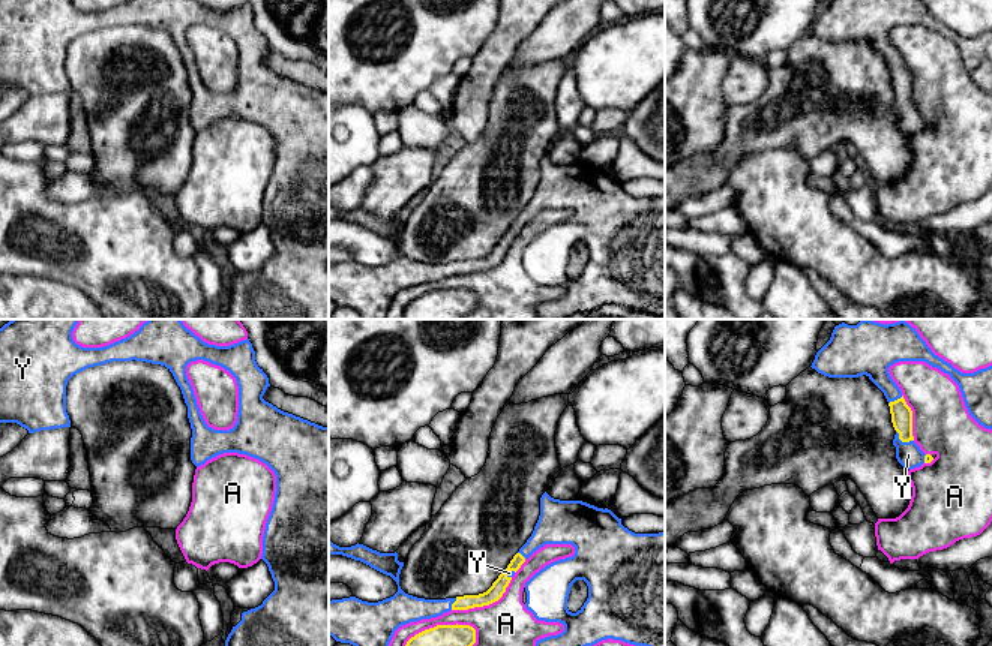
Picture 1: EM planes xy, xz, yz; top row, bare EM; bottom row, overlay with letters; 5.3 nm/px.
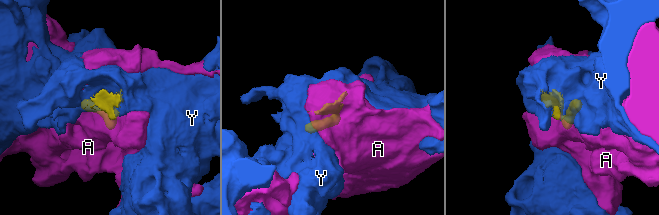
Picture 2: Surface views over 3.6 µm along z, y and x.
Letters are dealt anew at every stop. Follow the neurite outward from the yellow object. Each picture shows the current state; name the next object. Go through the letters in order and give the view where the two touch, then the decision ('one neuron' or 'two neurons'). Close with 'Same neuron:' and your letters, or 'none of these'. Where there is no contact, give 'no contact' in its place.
A: contact in xz; two neurons
Y: contact in yz; one neuron
Same neuron: Y

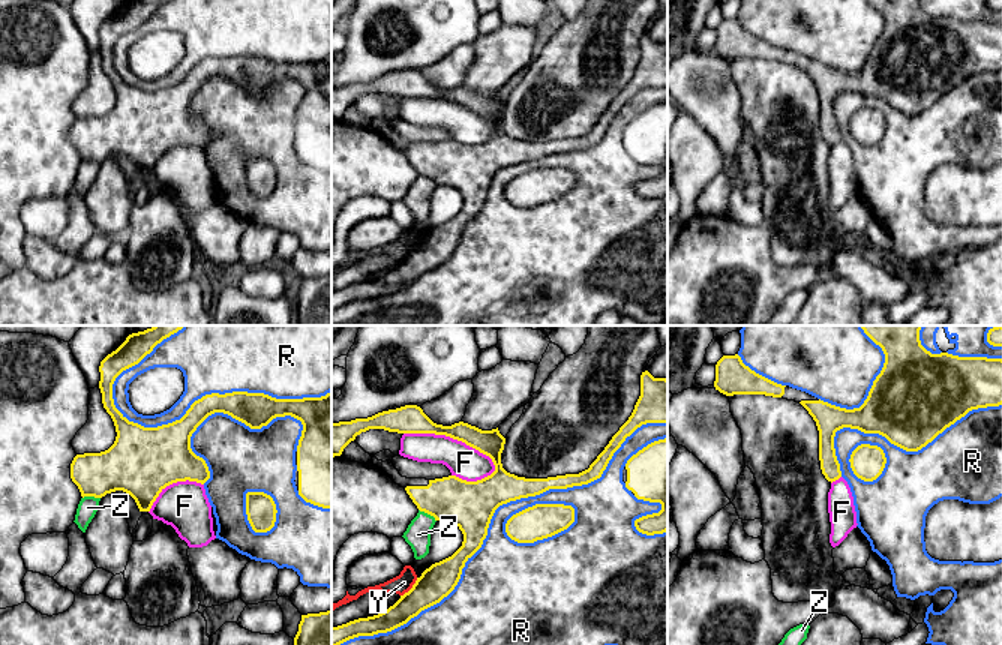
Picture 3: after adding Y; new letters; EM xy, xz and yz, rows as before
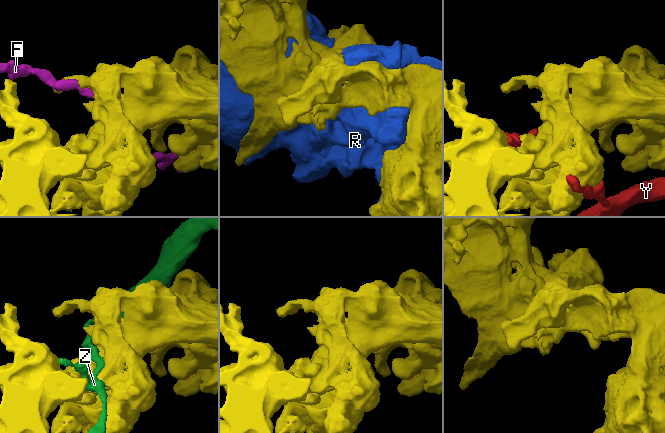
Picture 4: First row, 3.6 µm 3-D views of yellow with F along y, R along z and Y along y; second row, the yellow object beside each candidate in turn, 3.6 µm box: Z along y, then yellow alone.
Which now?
F: contact in xz; two neurons
R: contact in xz; two neurons
Y: contact in xz; two neurons
Z: contact in xz; two neurons
Same neuron: none of these

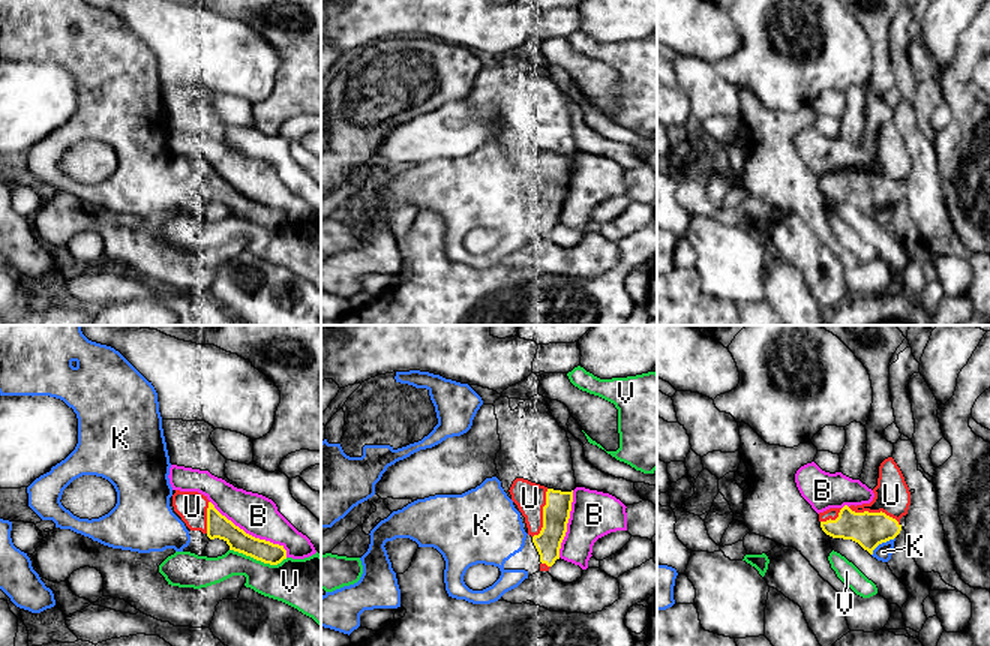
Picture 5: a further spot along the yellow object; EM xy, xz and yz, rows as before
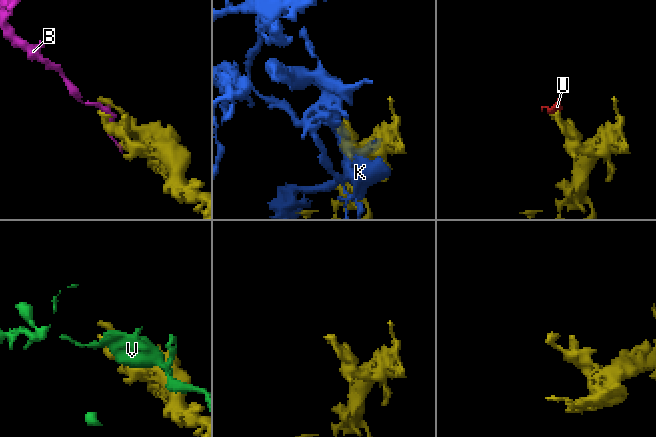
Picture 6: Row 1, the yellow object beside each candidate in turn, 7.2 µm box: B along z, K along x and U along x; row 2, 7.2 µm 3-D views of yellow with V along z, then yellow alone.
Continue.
B: contact in xy; two neurons
K: contact in yz; two neurons
U: contact in yz; one neuron
V: contact in xy; two neurons
Same neuron: U

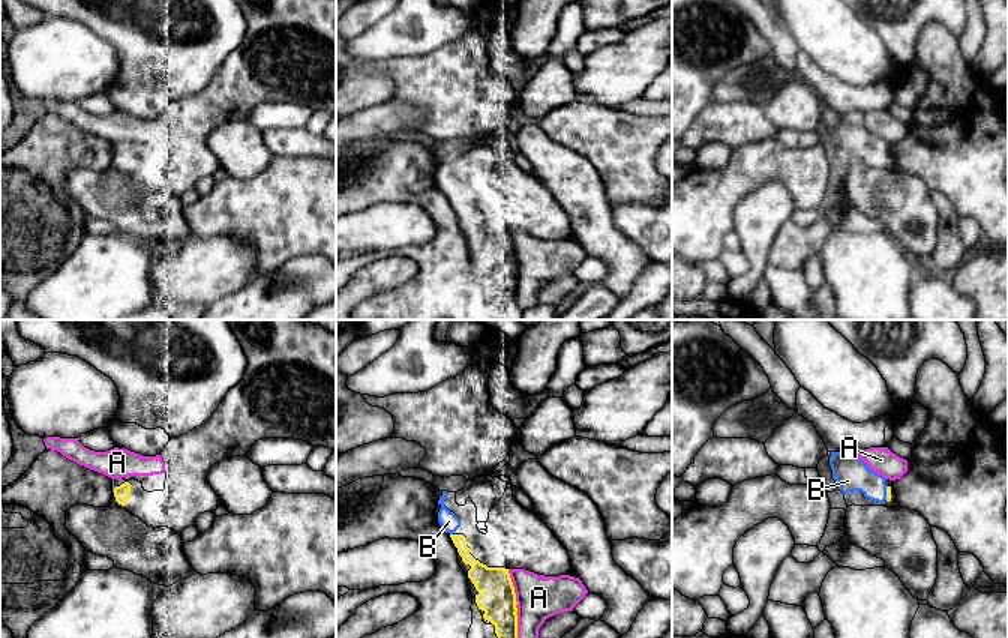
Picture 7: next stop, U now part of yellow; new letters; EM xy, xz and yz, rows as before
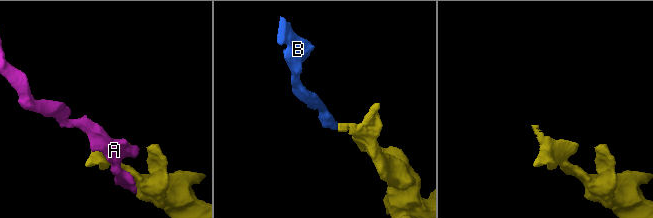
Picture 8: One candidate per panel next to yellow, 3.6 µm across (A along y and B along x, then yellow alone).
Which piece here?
A: contact in xz; two neurons
B: contact in yz; one neuron
Same neuron: B

